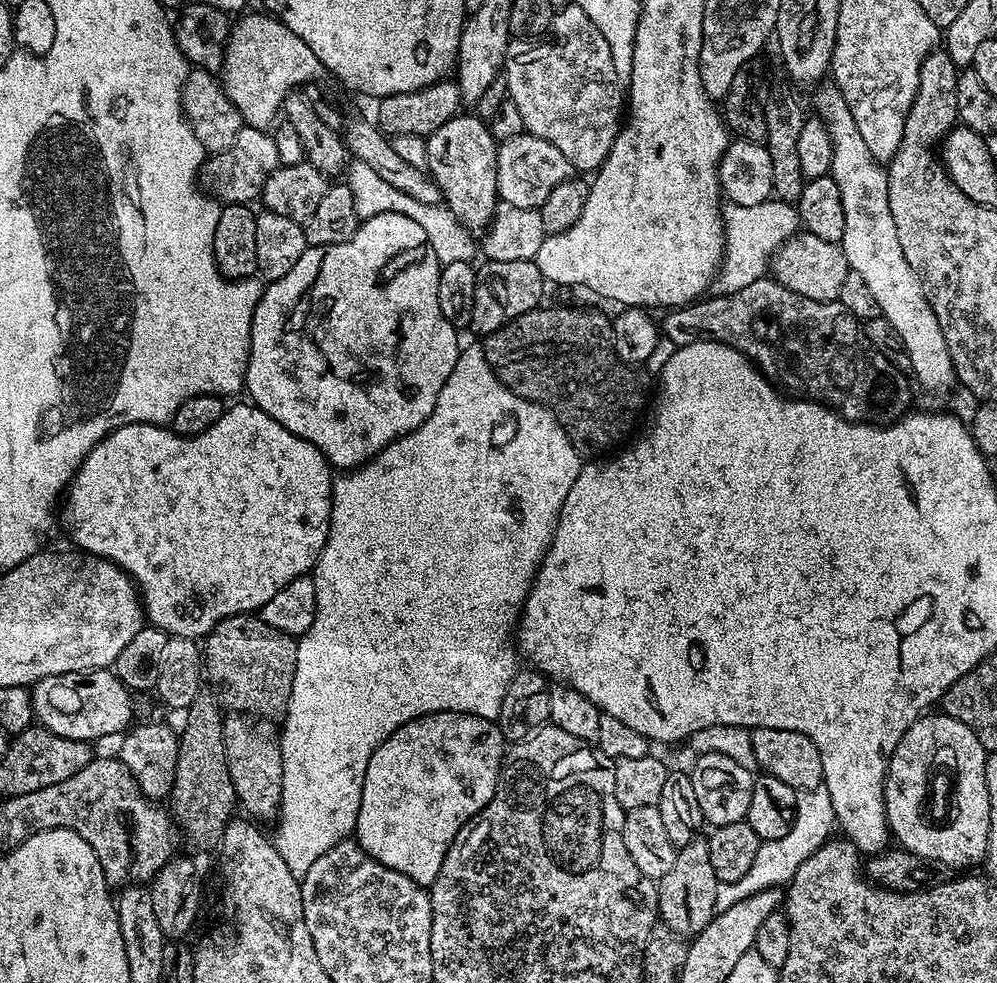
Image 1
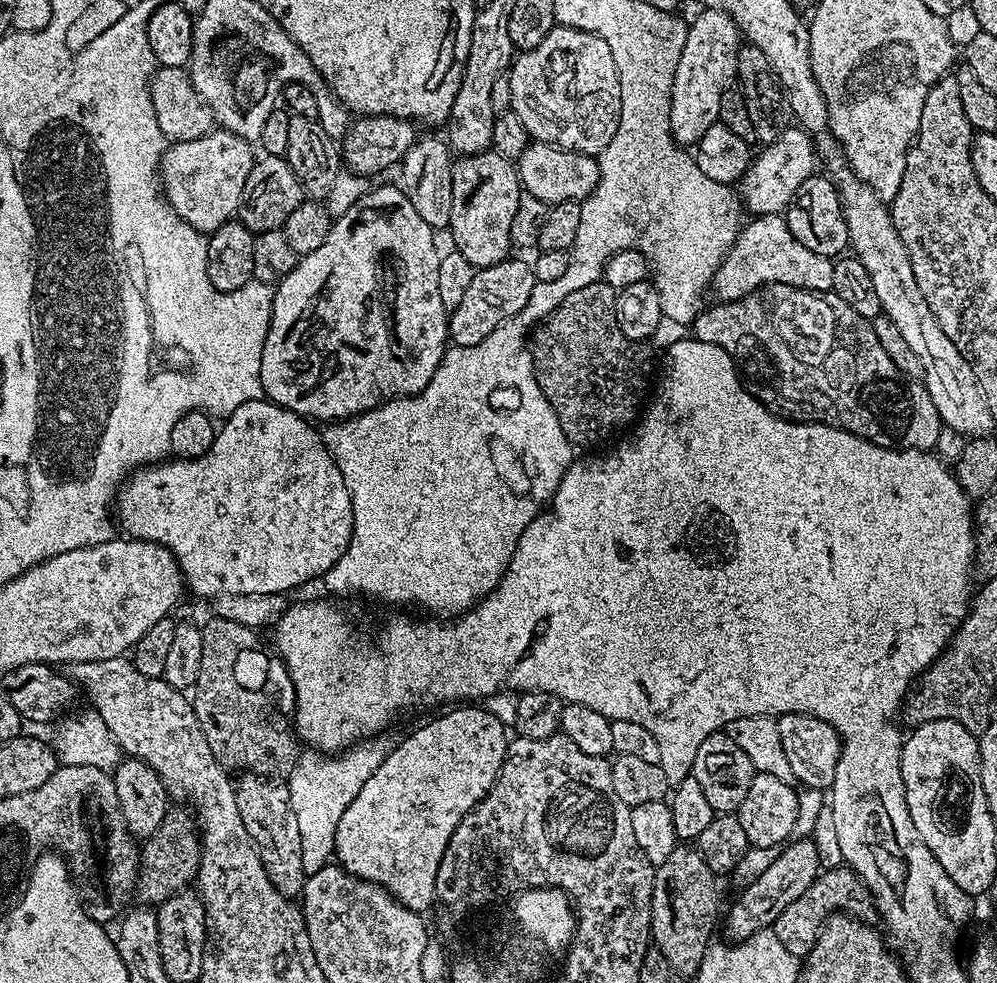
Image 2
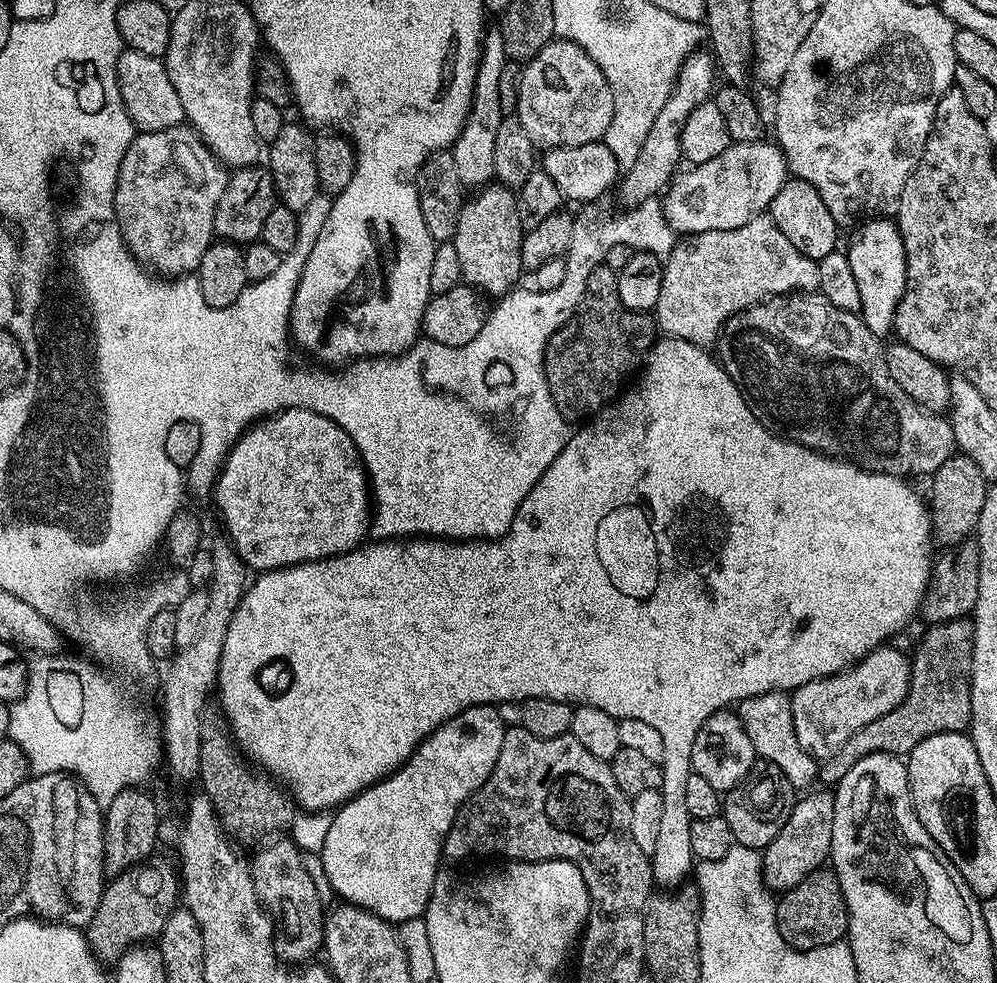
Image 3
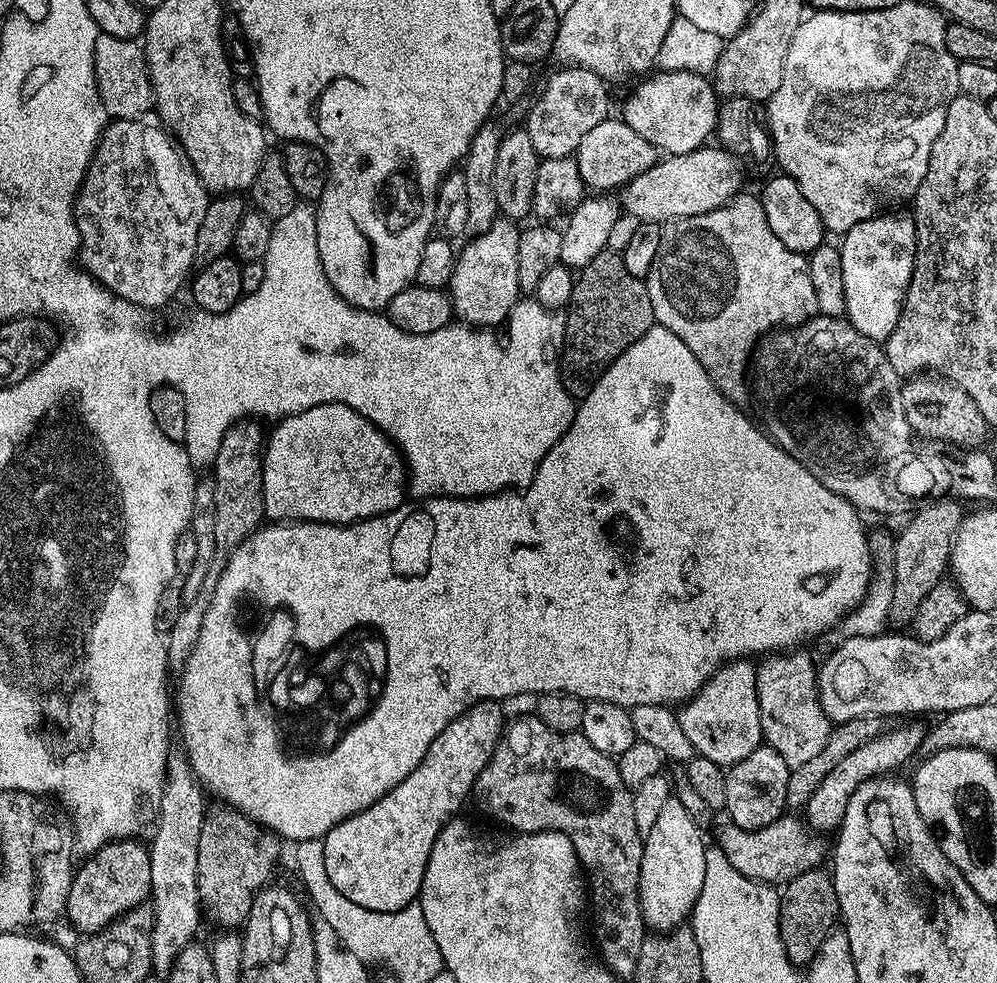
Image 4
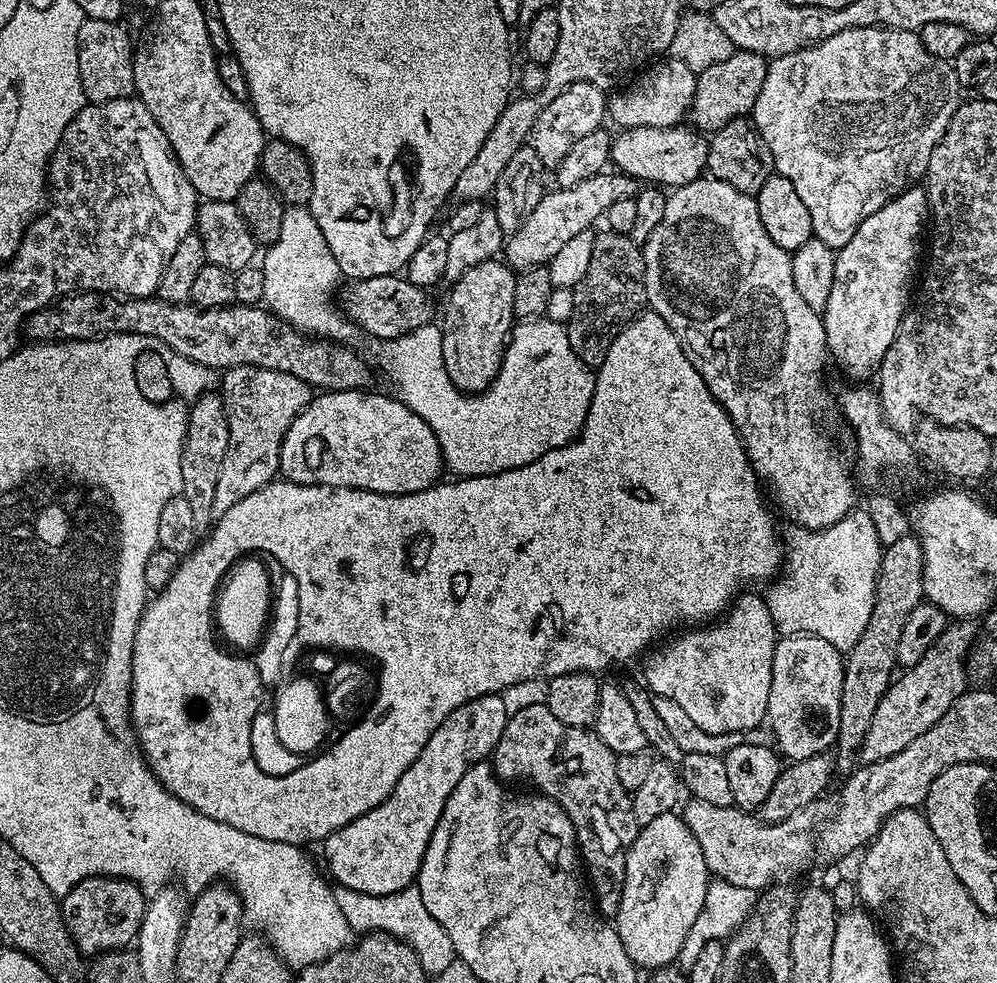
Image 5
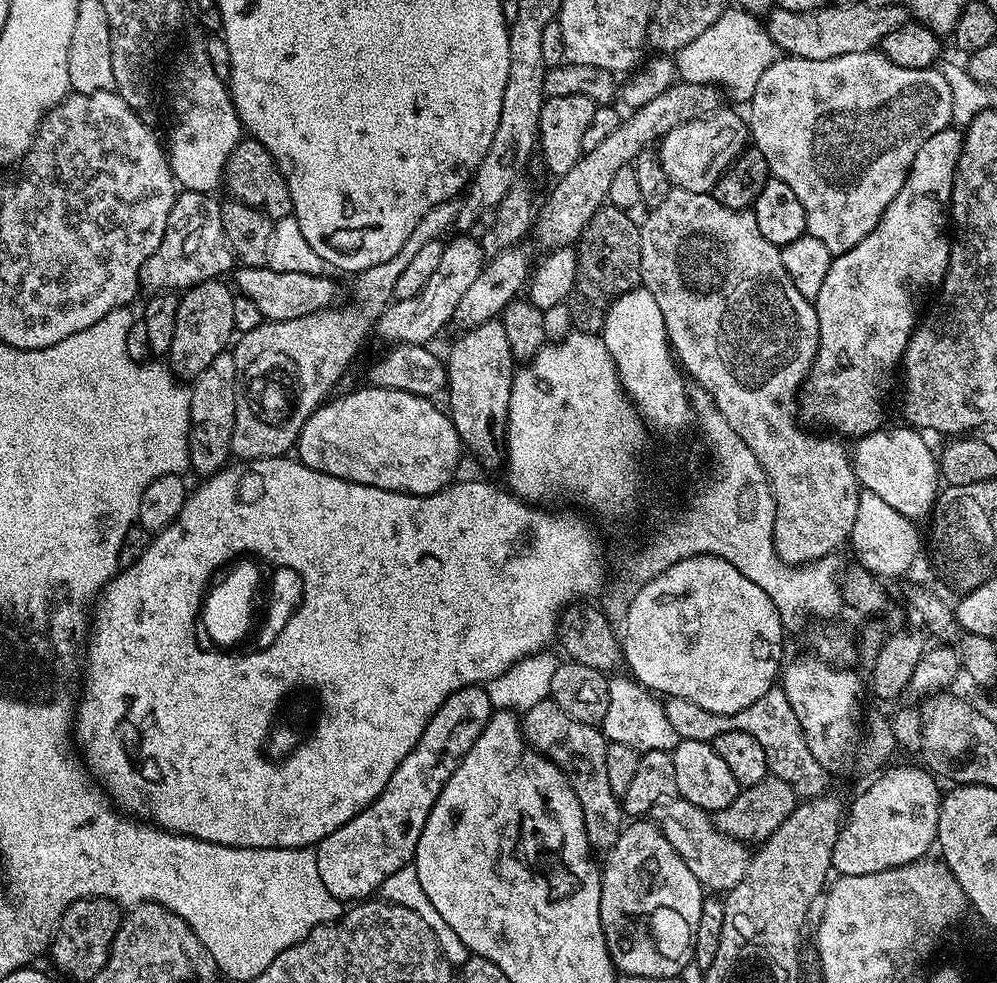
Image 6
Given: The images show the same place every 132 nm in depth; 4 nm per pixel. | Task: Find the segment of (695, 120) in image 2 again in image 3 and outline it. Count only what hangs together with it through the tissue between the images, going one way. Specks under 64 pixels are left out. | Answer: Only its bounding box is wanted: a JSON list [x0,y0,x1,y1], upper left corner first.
[618,50,718,206]

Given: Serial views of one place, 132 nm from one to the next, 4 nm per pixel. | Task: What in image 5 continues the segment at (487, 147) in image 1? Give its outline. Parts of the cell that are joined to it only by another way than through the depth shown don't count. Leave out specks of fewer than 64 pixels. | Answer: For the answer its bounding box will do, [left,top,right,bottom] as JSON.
[442,258,516,394]

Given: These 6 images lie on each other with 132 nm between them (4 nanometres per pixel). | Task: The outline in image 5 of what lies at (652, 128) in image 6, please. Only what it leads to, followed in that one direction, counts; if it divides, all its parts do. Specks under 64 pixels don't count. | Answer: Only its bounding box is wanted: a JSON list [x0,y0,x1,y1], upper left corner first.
[690,50,769,134]

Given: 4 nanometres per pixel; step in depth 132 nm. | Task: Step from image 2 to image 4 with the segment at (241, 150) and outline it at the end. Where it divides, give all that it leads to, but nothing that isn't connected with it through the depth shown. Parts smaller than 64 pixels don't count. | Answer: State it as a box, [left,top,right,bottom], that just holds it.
[74,118,210,309]

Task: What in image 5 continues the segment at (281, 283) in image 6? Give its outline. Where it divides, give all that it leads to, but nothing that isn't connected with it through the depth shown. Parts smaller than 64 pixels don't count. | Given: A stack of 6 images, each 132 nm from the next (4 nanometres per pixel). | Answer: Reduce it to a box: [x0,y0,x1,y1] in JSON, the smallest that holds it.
[338,274,433,342]

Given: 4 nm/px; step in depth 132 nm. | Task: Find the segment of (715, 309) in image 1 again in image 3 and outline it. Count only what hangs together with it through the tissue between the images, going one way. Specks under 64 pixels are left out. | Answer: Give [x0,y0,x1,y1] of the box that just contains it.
[718,291,957,478]

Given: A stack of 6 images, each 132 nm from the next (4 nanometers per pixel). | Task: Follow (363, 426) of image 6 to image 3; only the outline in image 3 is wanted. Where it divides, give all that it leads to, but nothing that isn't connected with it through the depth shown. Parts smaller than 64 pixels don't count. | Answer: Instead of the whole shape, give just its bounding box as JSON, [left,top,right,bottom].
[214,408,373,573]

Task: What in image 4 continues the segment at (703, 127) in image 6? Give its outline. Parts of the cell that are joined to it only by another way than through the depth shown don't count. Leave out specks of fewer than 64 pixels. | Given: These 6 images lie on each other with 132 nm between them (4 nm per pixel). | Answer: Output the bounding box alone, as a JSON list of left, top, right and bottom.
[574,118,658,190]

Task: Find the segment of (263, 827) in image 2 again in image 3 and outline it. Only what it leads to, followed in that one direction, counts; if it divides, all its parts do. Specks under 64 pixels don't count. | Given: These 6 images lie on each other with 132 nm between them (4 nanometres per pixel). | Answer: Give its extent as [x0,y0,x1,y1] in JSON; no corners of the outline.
[251,838,326,966]

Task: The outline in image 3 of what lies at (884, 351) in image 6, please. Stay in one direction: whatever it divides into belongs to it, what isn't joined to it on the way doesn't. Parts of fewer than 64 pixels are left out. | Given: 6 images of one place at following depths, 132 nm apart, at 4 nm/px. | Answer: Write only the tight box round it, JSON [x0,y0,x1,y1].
[846,218,908,338]

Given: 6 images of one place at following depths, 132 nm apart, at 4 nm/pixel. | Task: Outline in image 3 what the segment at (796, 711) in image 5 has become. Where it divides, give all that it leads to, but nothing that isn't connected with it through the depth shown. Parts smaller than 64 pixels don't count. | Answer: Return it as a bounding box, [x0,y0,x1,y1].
[738,692,818,790]

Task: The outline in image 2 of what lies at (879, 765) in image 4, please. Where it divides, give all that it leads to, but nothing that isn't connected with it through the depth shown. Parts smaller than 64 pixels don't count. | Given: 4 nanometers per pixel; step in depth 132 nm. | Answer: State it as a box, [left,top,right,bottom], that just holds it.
[728,838,822,942]

